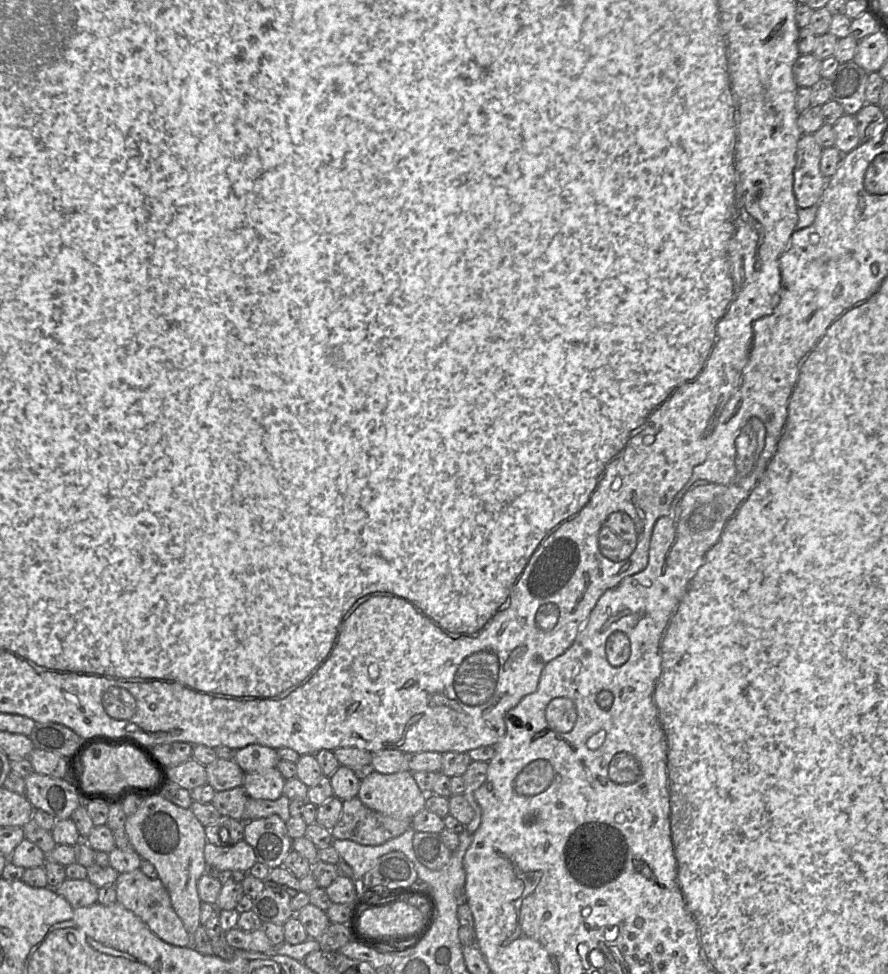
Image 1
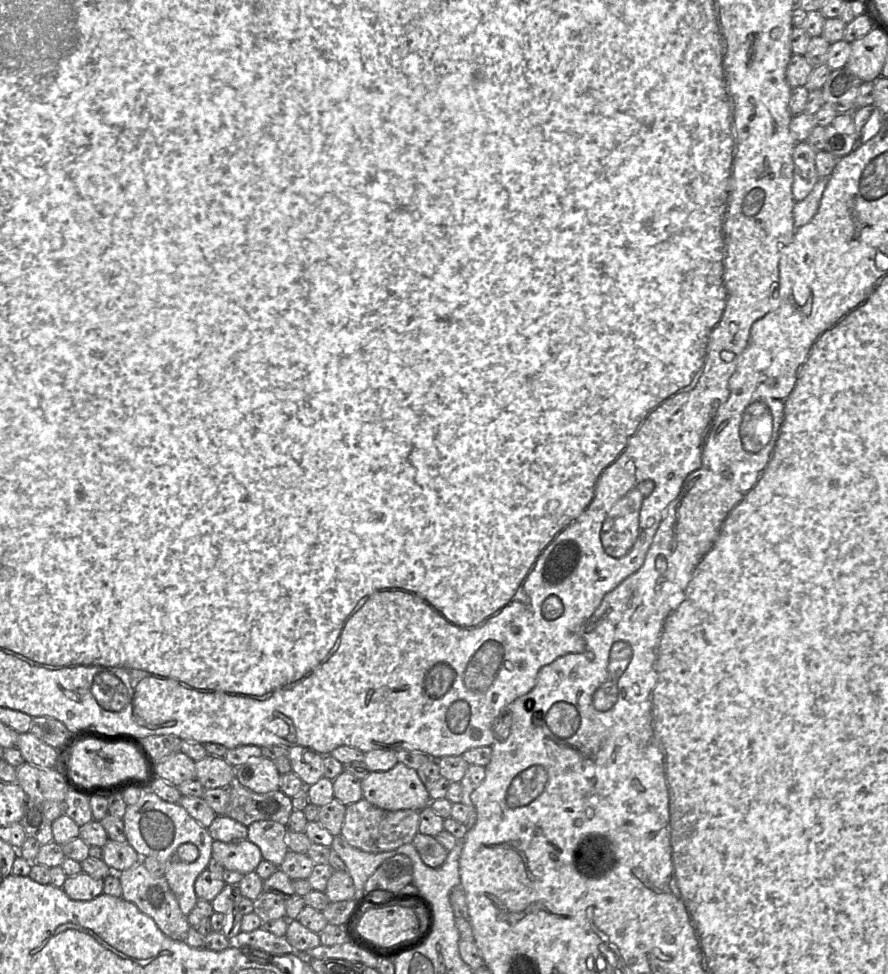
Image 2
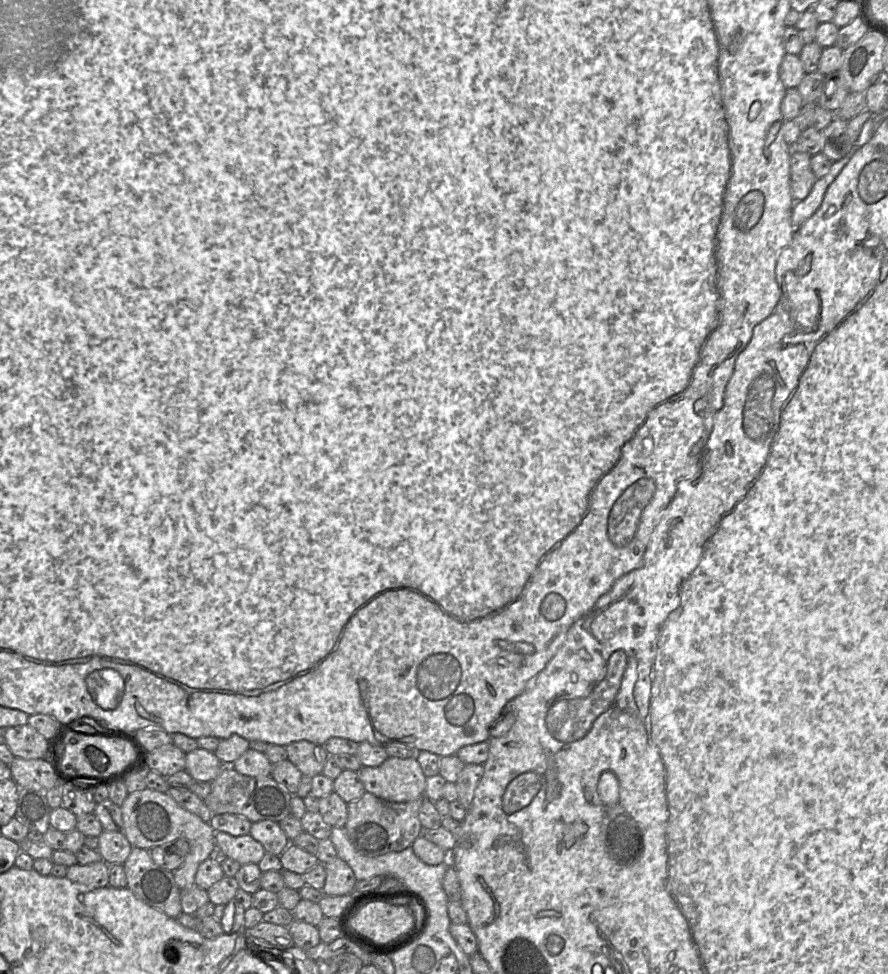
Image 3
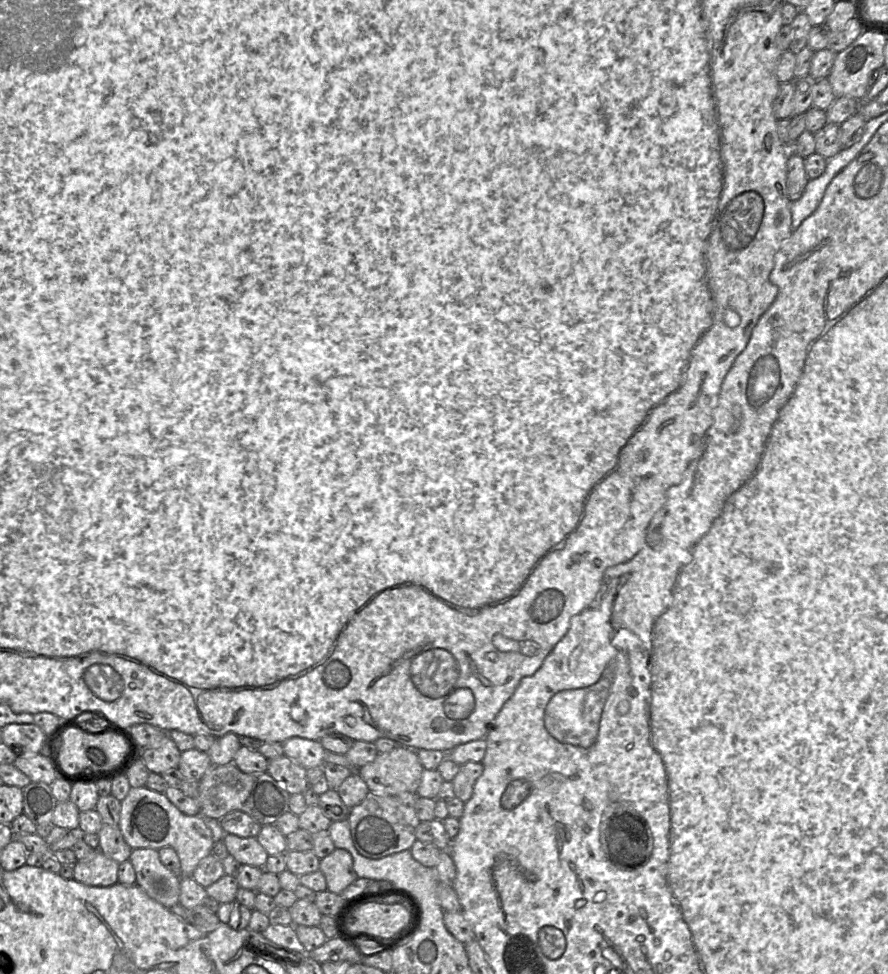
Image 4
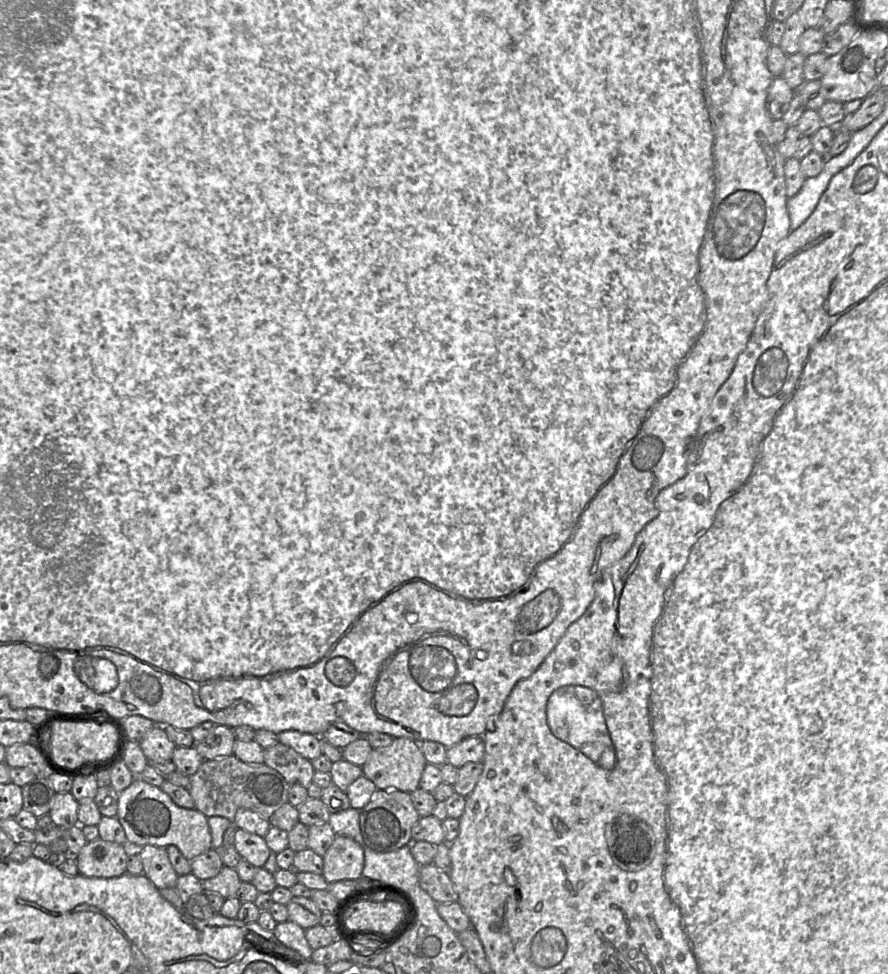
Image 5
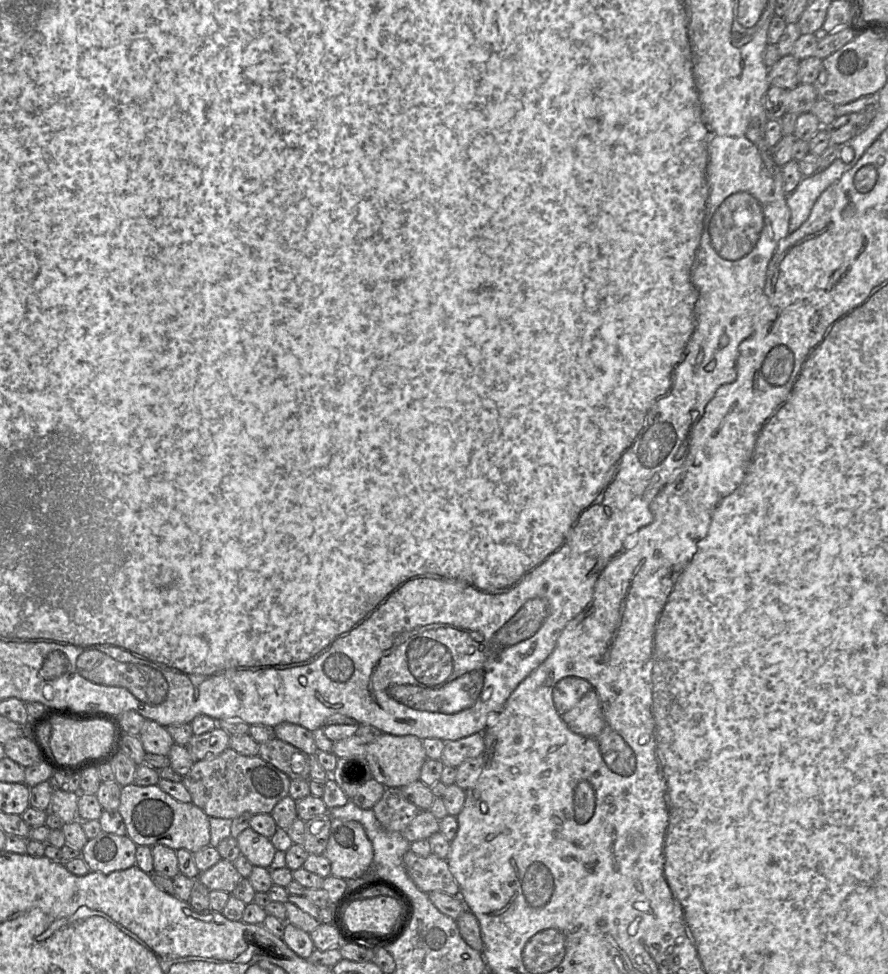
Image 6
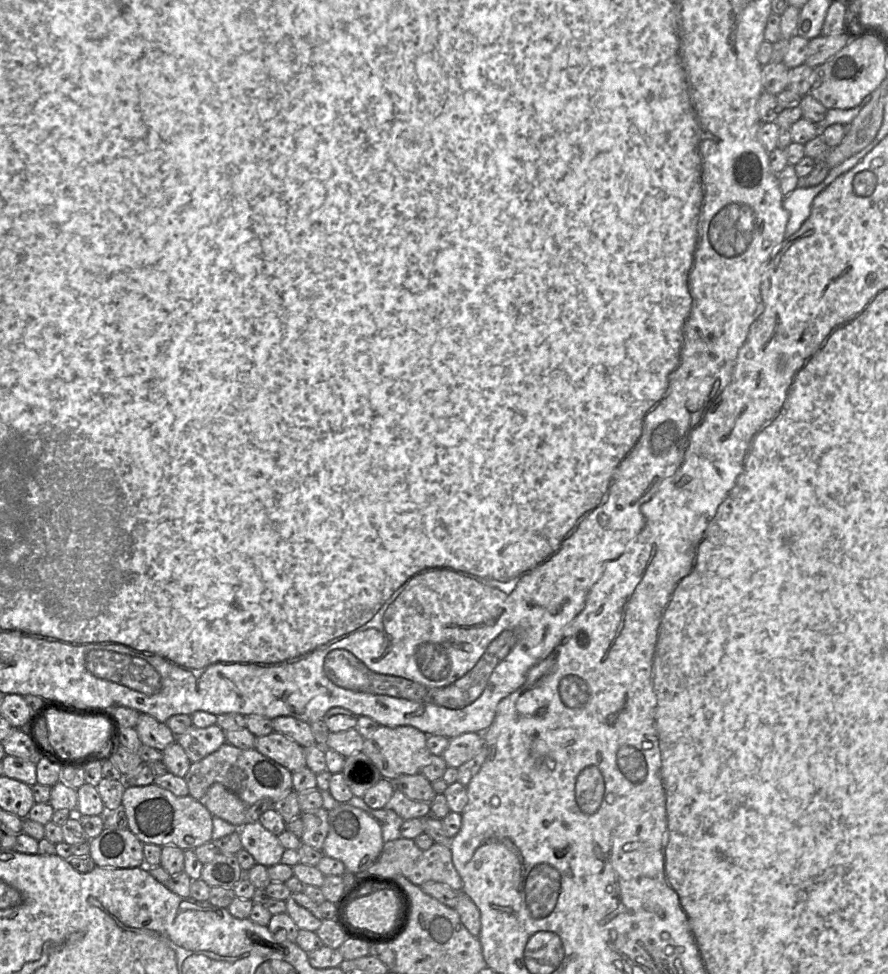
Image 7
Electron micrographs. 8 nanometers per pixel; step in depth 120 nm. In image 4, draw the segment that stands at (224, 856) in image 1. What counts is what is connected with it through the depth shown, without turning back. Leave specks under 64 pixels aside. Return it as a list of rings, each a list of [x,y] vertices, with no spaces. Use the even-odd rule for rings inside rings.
[[[225,834],[224,843],[228,853],[242,865],[264,868],[269,855],[256,837],[239,837]]]

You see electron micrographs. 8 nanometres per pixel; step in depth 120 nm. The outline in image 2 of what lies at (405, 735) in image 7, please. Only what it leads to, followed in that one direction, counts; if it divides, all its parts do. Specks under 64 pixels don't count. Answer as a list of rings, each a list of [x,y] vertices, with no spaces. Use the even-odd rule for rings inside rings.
[[[398,762],[387,771],[370,771],[361,779],[363,798],[385,810],[422,810],[430,805],[428,788],[417,771]]]

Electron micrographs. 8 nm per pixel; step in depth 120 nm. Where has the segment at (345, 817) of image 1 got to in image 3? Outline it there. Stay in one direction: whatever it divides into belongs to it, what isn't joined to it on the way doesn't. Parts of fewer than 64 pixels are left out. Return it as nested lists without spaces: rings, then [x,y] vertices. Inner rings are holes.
[[[367,791],[358,799],[347,804],[345,830],[353,846],[368,856],[380,856],[404,850],[422,835],[423,827],[419,820],[422,799],[408,802],[392,802],[379,798]]]

